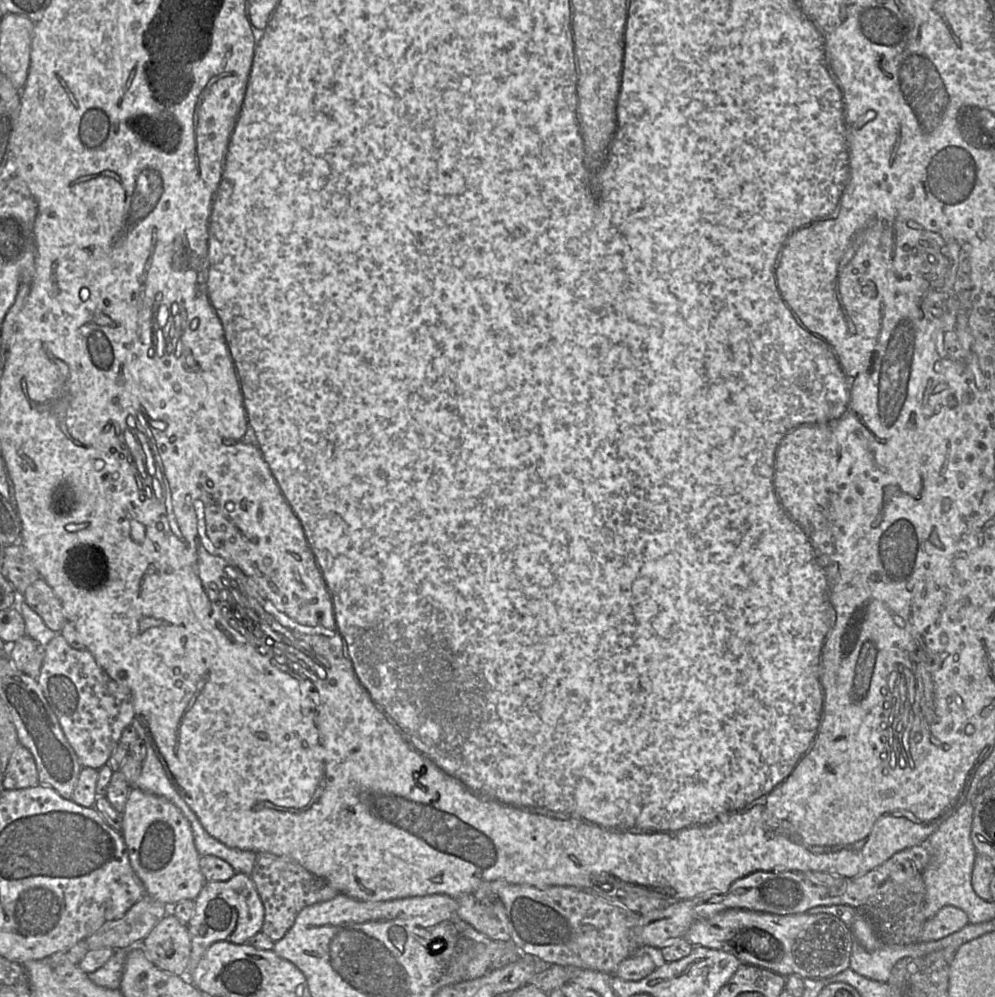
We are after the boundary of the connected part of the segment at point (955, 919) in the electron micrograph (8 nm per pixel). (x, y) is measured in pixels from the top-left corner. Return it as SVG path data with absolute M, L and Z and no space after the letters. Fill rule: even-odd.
M944 906L933 917L925 920L917 942L939 940L961 930L968 923L969 918L963 910Z

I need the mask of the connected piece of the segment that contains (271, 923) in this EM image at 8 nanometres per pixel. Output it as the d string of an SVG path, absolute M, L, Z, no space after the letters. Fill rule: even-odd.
M268 852L257 853L250 876L264 906L261 932L274 943L284 937L303 908L328 901L340 894L325 879L309 872L295 860Z

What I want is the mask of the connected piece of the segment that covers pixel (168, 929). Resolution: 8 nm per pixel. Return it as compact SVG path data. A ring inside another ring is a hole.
M170 912L143 940L144 953L160 969L175 975L189 974L191 940L187 925Z

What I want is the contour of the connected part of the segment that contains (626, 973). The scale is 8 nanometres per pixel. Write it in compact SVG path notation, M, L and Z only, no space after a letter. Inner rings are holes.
M647 947L641 955L629 956L617 967L615 975L627 981L639 981L651 974L658 966L661 957L661 948Z

